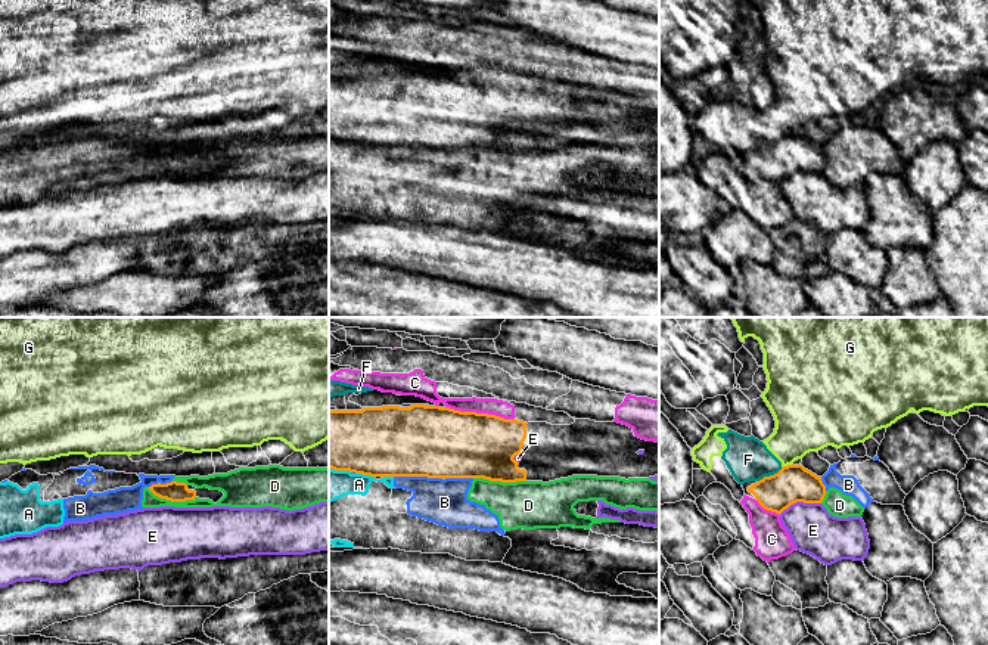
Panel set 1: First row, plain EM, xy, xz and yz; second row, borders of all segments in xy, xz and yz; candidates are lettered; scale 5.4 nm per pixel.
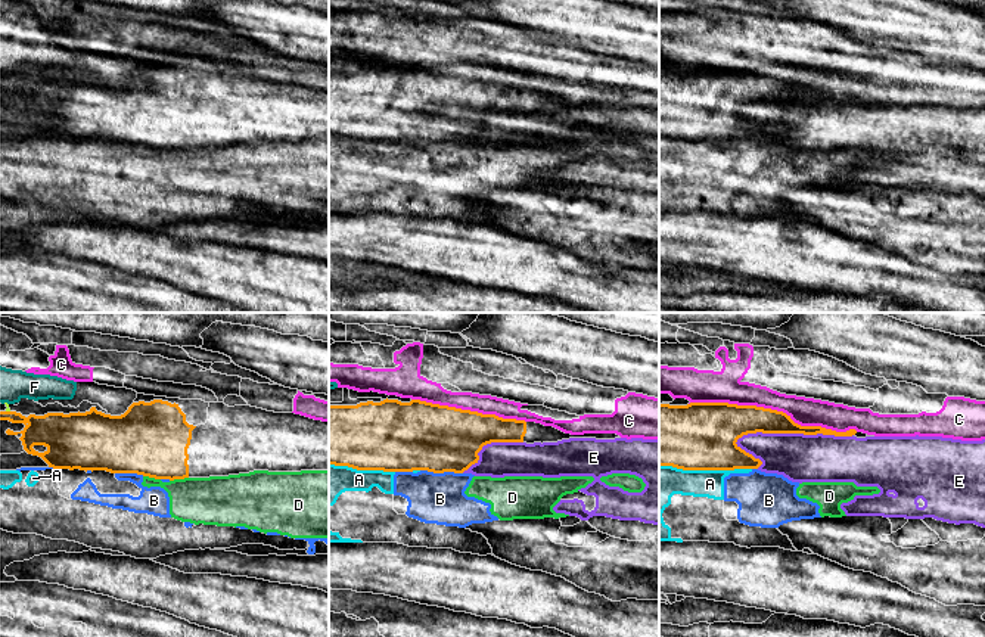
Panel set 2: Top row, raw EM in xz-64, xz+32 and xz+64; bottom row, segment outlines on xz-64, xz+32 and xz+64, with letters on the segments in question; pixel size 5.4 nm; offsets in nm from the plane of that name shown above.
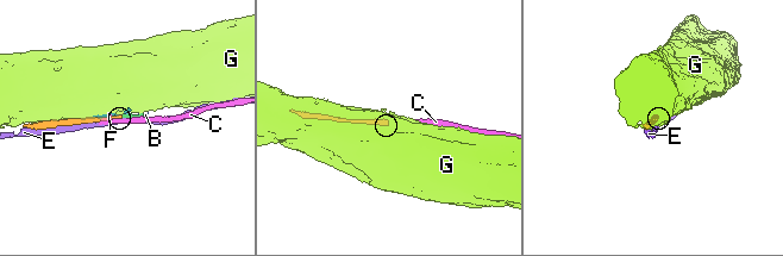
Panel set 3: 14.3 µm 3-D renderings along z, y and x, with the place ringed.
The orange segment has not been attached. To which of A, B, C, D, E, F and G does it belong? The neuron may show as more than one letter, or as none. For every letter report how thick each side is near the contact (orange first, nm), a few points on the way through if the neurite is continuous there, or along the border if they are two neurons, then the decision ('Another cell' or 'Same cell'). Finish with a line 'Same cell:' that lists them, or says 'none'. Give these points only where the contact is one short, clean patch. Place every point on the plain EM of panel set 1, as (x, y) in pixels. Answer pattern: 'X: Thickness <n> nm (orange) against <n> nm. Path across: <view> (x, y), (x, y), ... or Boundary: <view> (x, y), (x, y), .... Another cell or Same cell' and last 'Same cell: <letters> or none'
A: Thickness 380 nm (orange) against 170 nm. Another cell
B: Thickness 380 nm (orange) against 260 nm. Another cell
C: Thickness 380 nm (orange) against 90 nm. Another cell
D: Thickness 360 nm (orange) against 260 nm. Boundary: xz (474, 146), (497, 151), (525, 151). Another cell
E: Thickness 200 nm (orange) against 260 nm. Another cell
F: Thickness 200 nm (orange) against 240 nm. Another cell
G: Thickness 200 nm (orange) against 320 nm. Another cell
Same cell: none

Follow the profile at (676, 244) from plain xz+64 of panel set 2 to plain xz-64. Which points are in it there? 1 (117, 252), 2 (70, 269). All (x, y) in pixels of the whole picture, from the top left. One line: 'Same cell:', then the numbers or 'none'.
Same cell: 1

